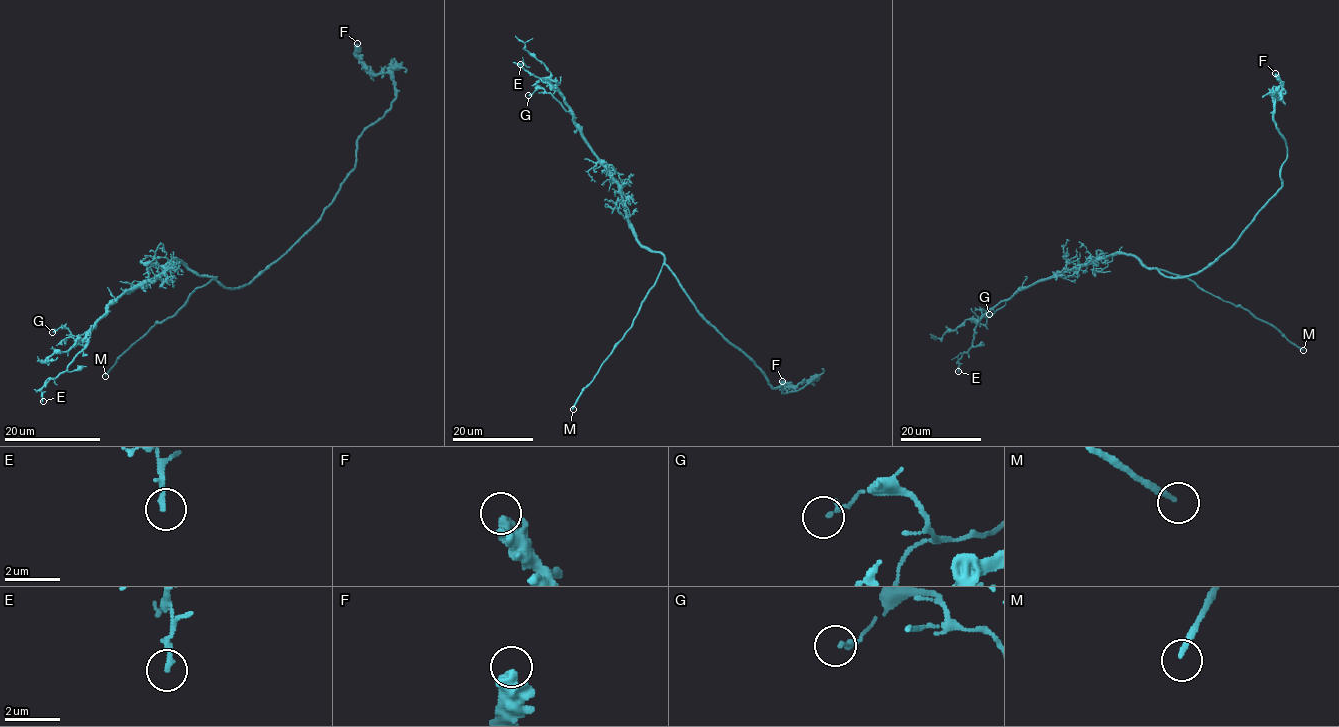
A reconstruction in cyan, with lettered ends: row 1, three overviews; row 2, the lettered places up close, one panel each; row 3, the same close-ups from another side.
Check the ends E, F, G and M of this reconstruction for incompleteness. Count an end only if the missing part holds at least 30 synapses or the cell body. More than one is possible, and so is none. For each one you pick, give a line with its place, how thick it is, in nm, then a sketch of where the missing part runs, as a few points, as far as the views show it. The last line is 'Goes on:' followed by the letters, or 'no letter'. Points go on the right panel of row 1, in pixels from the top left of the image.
M: (1303, 350) | 180 nm
Goes on: M

